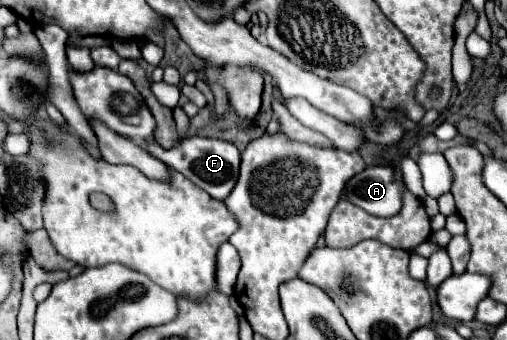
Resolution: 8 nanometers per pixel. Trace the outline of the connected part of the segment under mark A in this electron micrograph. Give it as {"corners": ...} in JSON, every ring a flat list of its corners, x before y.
{"corners":[[378,165,354,175,346,183,344,197,370,215,392,217,402,207,402,189,404,183,394,179,394,169,390,165]]}

